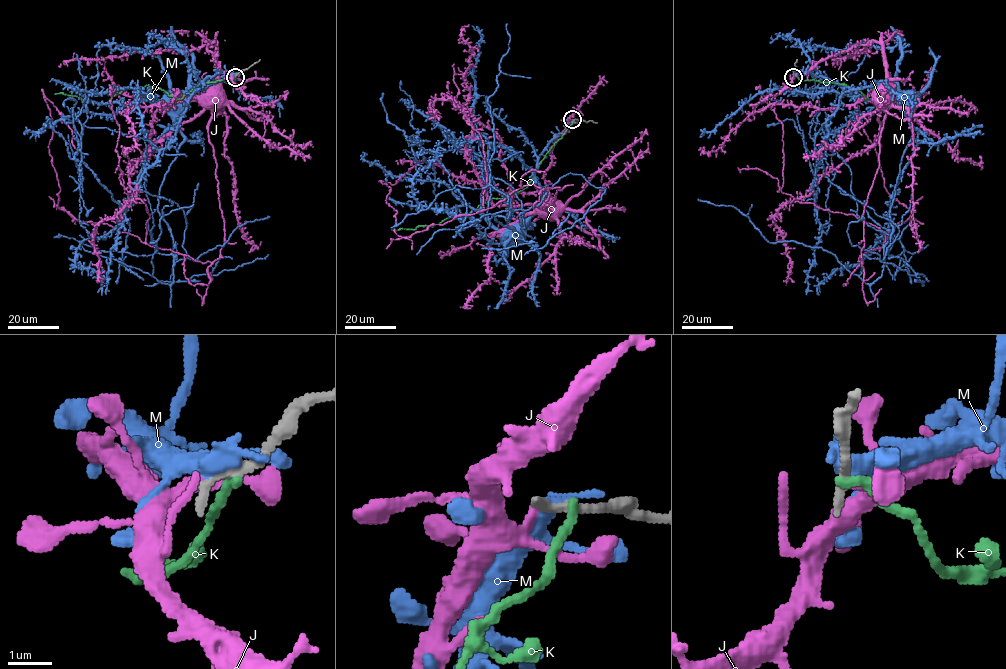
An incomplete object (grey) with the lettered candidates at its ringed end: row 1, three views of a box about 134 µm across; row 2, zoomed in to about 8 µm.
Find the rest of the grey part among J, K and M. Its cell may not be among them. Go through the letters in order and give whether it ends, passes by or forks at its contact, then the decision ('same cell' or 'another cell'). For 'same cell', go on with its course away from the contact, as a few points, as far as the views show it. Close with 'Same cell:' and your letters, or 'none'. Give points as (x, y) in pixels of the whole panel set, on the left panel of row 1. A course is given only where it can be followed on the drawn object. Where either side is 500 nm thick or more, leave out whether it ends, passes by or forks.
J: it passes by | another cell
K: it ends | another cell
M: it passes by | another cell
Same cell: none

